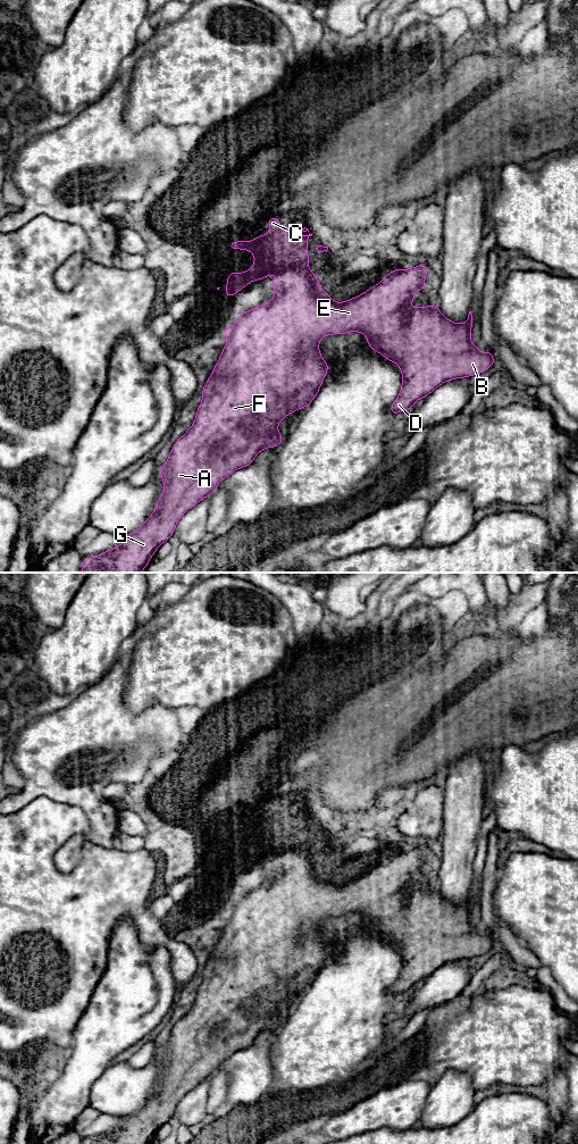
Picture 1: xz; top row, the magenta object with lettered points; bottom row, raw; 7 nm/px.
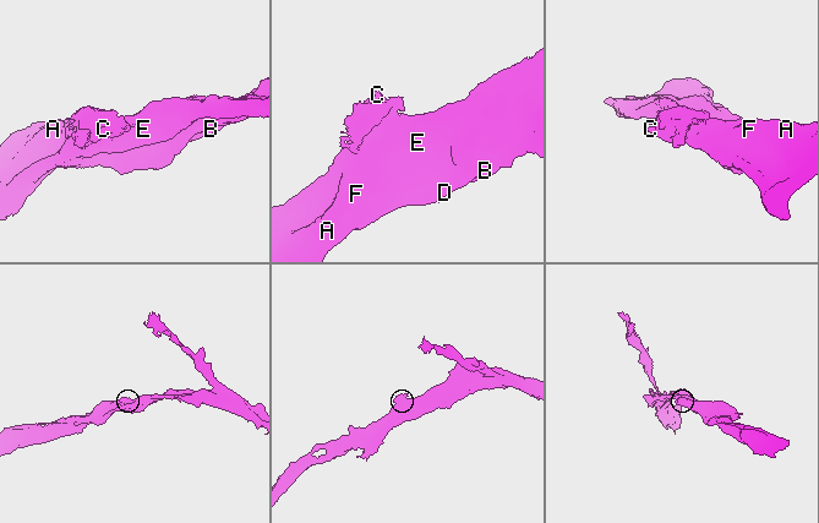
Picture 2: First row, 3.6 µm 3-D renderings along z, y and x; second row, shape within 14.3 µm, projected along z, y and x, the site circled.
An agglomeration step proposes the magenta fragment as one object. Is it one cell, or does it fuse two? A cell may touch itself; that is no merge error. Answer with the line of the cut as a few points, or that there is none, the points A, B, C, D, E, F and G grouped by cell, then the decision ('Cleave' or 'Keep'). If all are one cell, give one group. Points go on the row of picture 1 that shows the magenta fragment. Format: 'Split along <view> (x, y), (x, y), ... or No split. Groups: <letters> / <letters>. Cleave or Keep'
Split along xz (306, 265), (284, 266), (281, 270). Groups: A B D E F G / C. Cleave

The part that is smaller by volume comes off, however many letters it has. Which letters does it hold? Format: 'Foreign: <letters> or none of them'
Foreign: C

